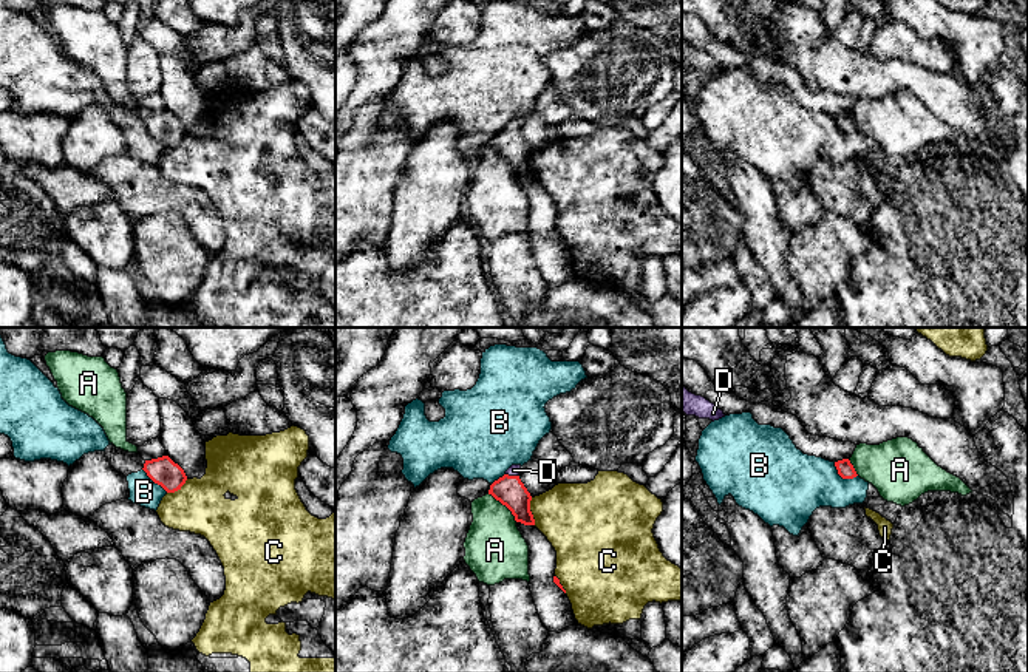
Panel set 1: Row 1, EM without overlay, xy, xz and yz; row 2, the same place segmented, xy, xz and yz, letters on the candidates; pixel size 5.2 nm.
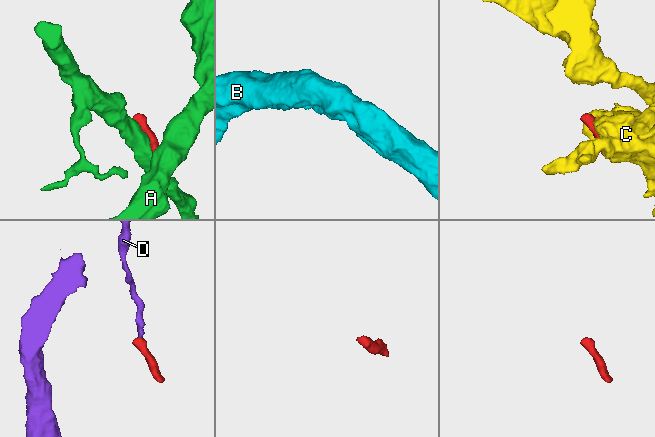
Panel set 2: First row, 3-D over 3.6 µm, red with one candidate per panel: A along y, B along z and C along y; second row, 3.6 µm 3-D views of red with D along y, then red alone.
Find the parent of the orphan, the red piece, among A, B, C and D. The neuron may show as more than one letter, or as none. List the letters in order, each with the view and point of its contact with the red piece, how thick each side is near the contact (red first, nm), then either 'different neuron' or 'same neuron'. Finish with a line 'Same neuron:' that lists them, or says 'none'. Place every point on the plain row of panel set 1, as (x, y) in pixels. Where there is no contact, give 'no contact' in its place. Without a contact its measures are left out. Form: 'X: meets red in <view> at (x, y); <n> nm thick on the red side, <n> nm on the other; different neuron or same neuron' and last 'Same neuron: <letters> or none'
A: meets red in xz at (504, 158); 160 nm thick on the red side, 320 nm on the other; different neuron
B: meets red in yz at (843, 132); 90 nm thick on the red side, 320 nm on the other; different neuron
C: meets red in xz at (531, 166); 160 nm thick on the red side, 380 nm on the other; different neuron
D: meets red in xz at (512, 130); 160 nm thick on the red side, 60 nm on the other; same neuron
Same neuron: D

